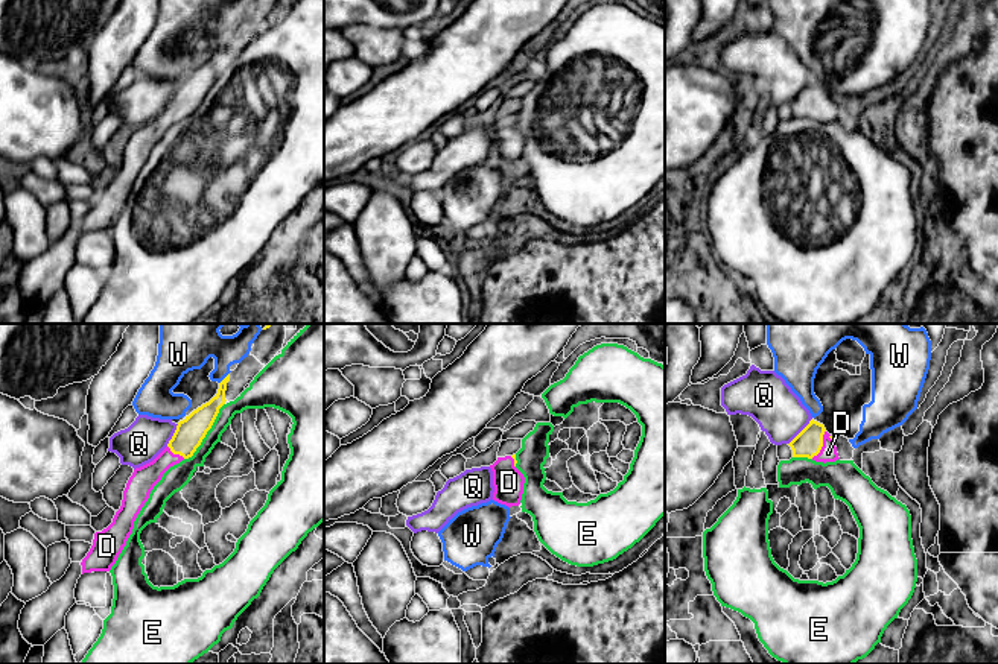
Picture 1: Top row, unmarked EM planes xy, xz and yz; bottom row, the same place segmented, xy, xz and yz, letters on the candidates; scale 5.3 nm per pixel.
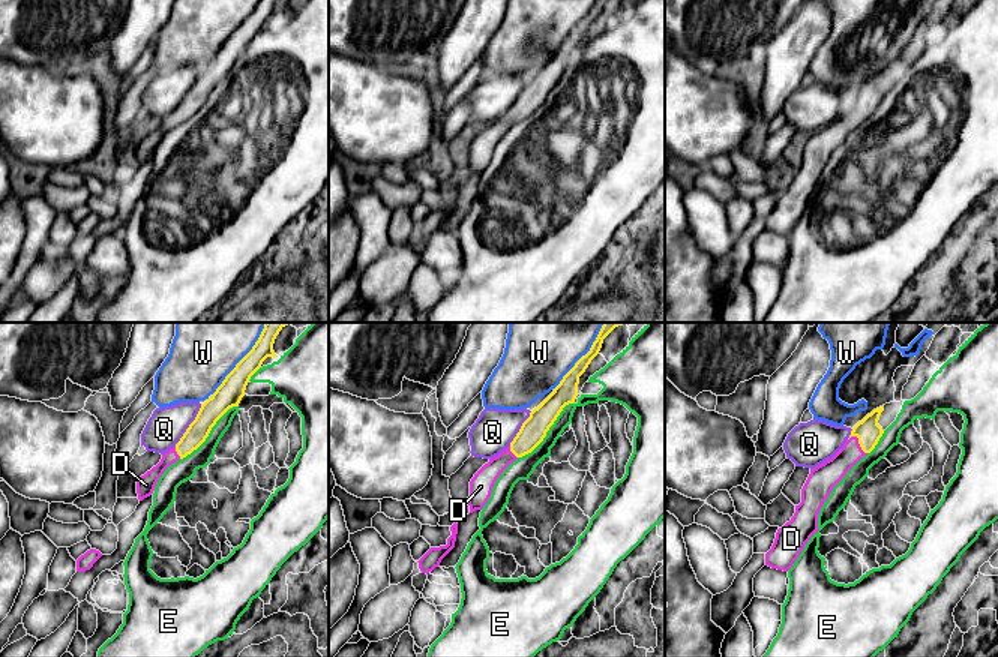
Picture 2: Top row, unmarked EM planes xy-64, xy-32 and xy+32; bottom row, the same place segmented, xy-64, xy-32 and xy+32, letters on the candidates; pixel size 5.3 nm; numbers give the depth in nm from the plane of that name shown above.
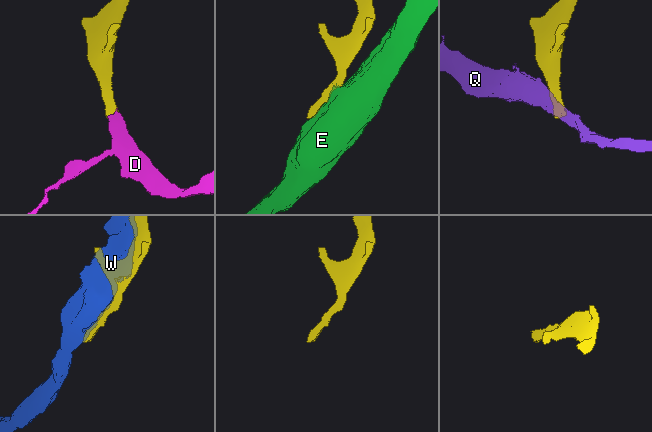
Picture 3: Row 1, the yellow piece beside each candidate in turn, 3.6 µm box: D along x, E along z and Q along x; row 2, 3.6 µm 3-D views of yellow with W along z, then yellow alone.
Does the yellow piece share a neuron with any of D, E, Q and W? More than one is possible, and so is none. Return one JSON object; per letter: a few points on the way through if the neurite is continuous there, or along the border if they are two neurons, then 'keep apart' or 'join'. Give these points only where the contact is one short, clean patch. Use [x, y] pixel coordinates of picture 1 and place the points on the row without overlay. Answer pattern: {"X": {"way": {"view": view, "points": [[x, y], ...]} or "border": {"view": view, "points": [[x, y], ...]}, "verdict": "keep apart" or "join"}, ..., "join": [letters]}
{"D": {"way": {"view": "yz", "points": [[808, 102], [822, 105], [828, 113]]}, "verdict": "join"}, "E": {"verdict": "keep apart"}, "Q": {"verdict": "keep apart"}, "W": {"verdict": "keep apart"}, "join": ["D"]}

